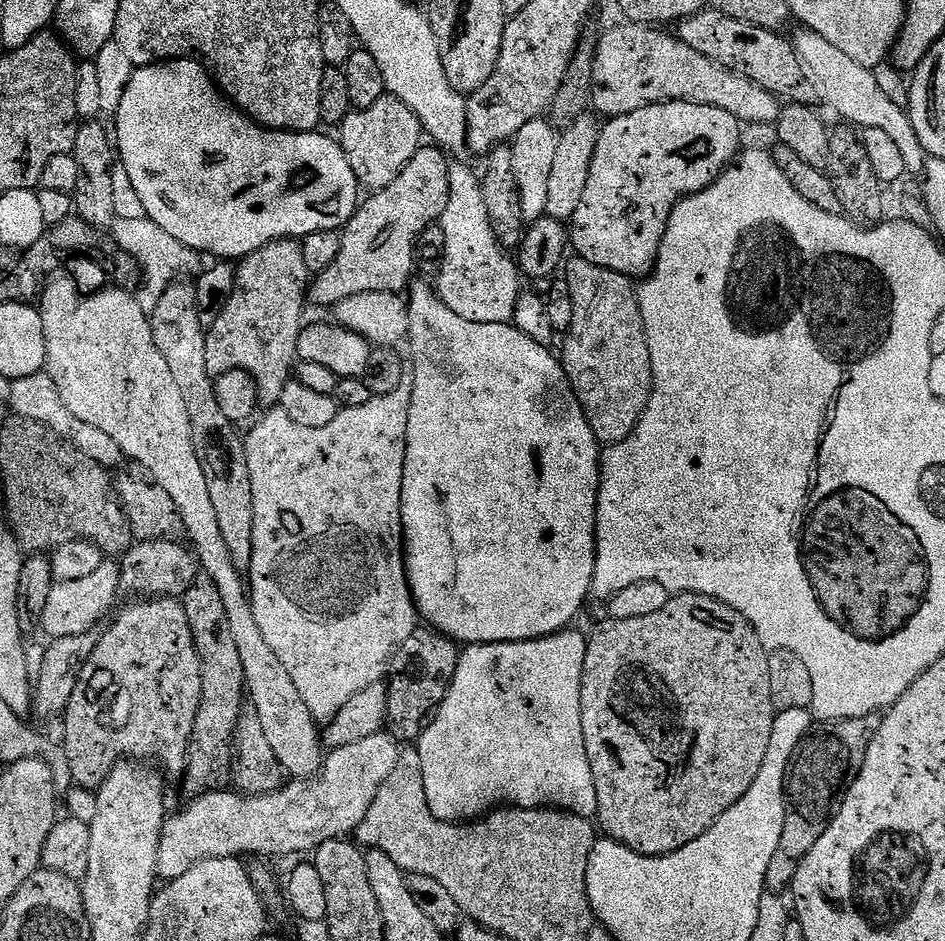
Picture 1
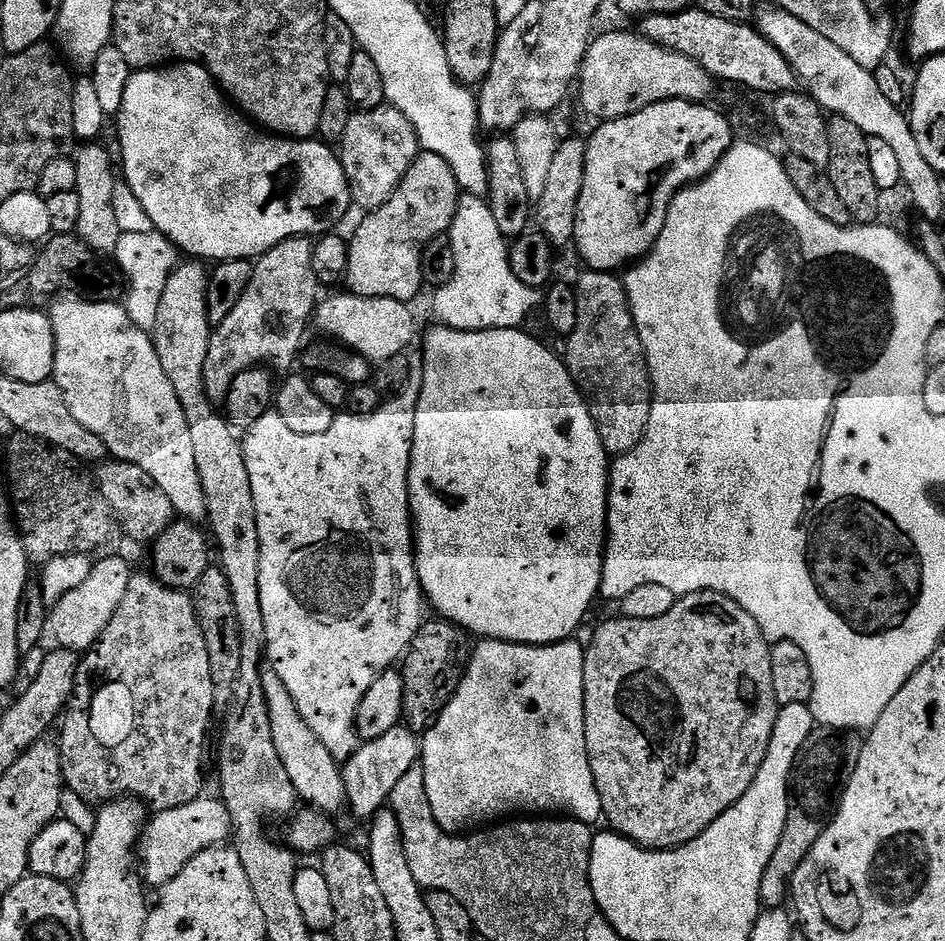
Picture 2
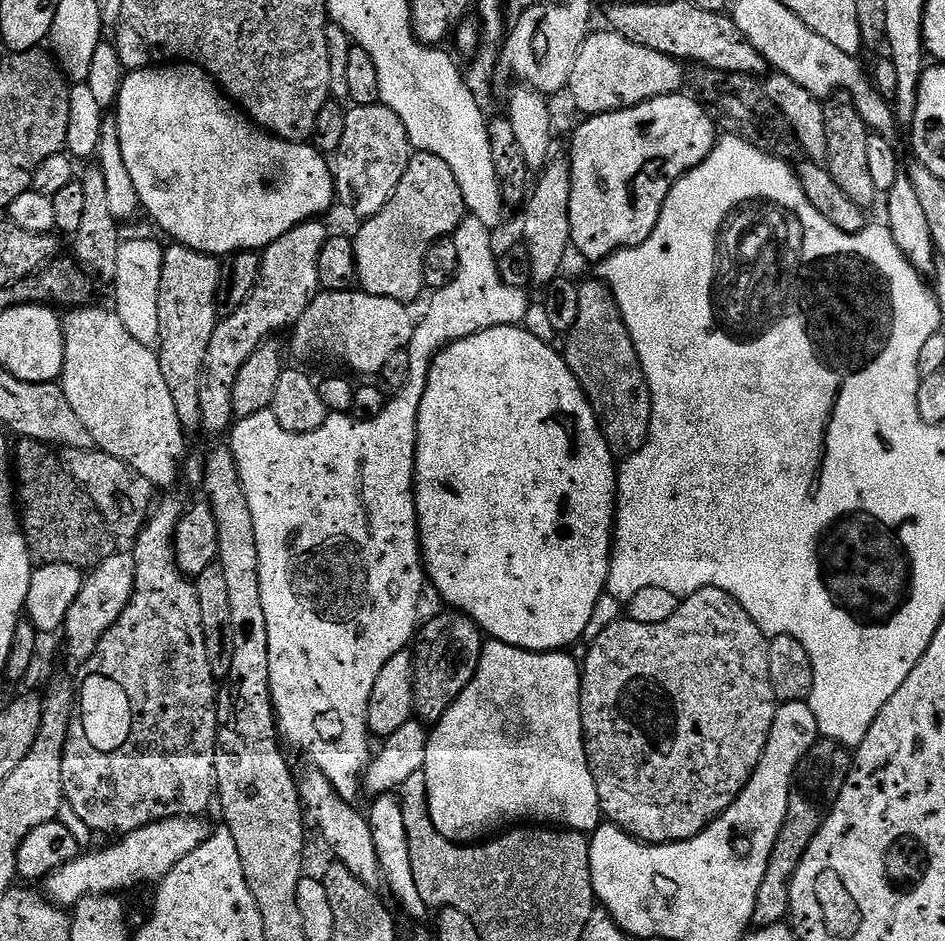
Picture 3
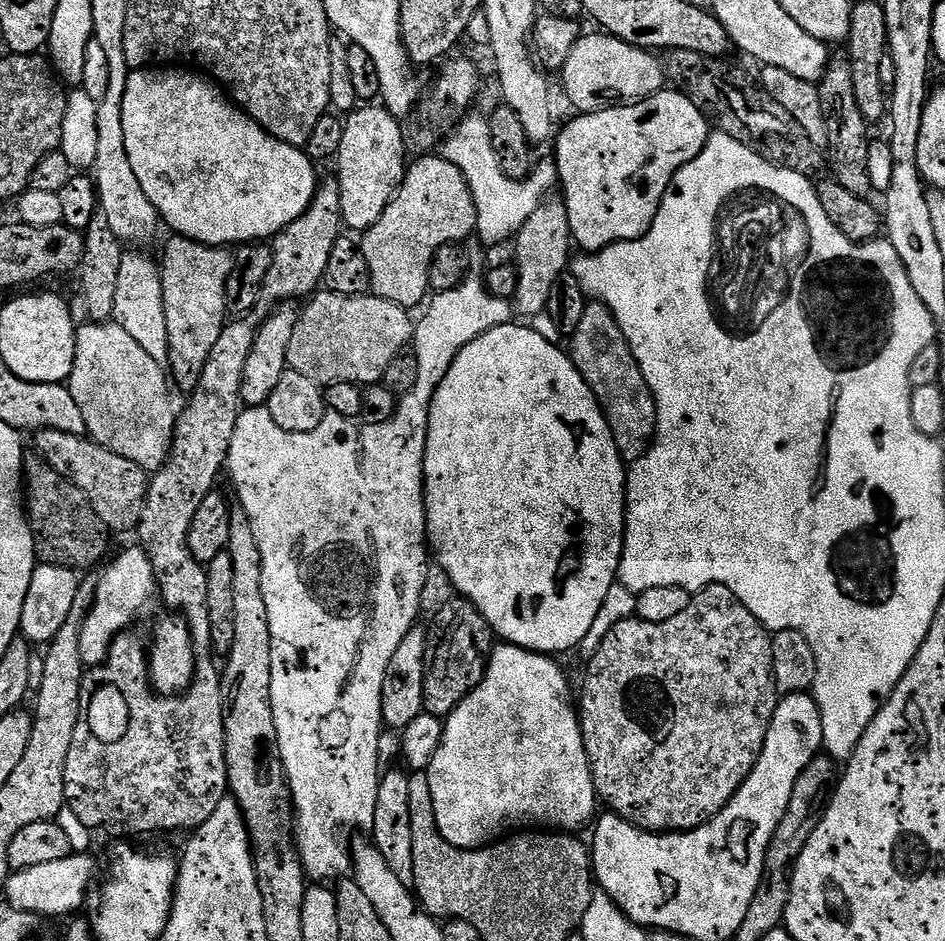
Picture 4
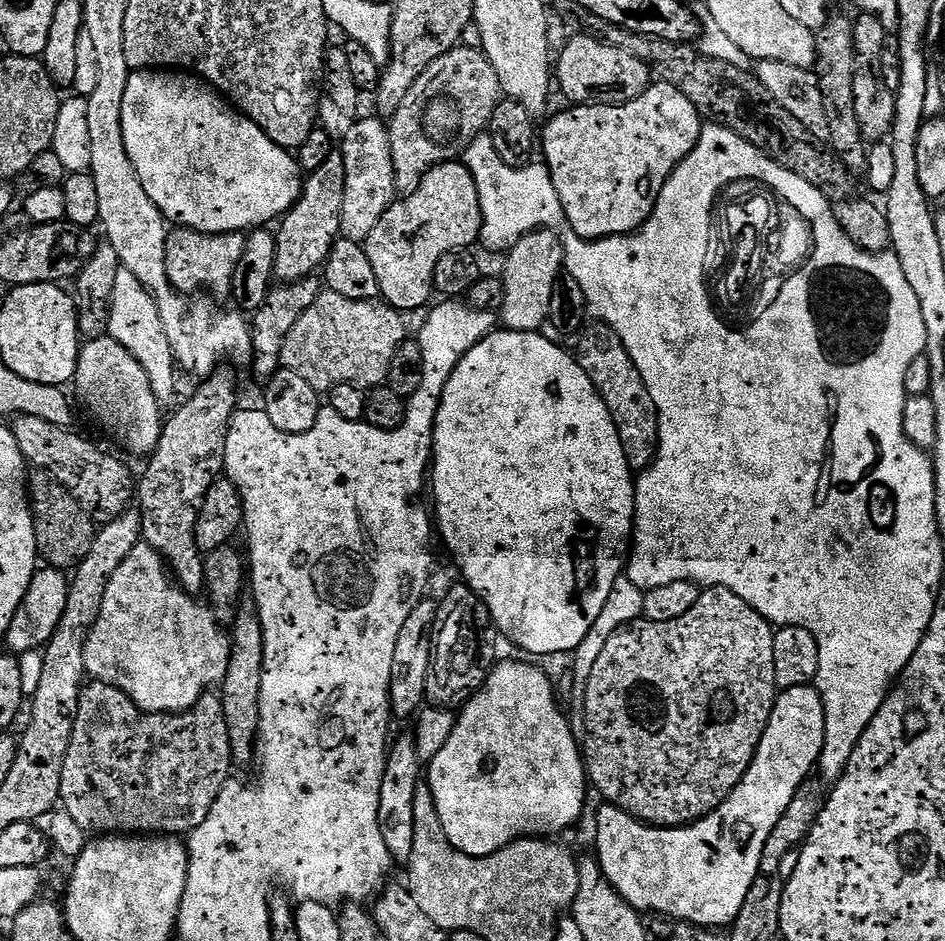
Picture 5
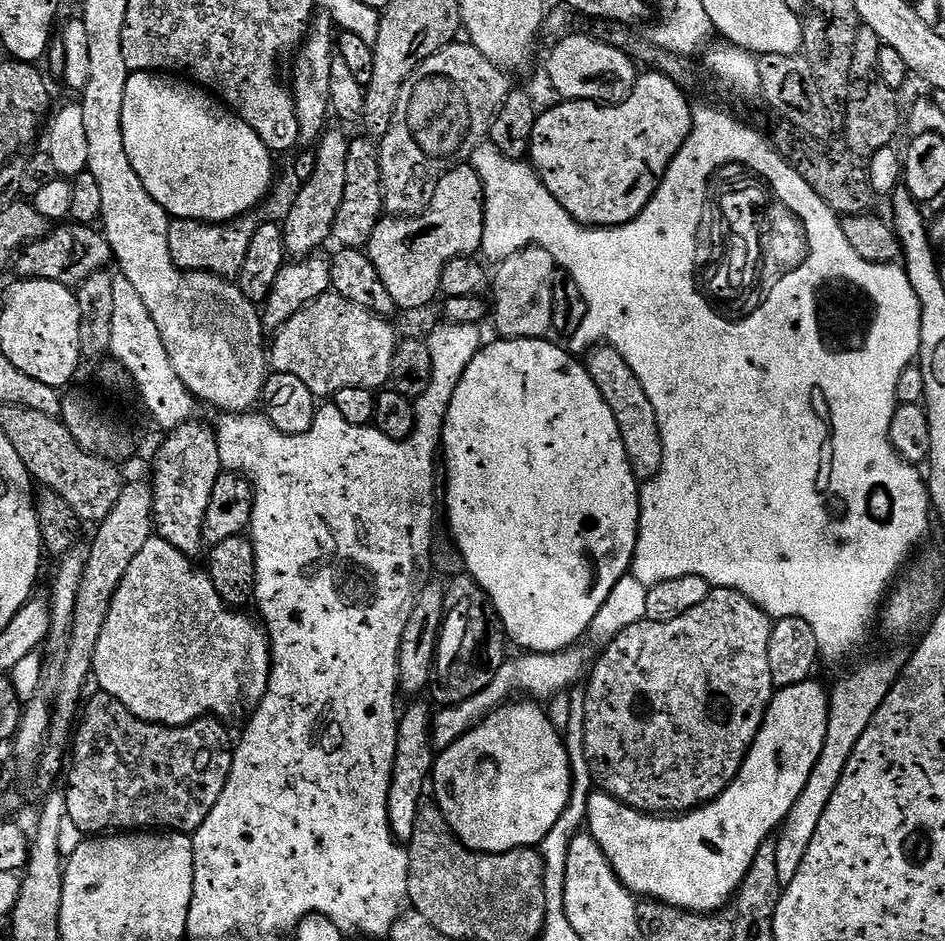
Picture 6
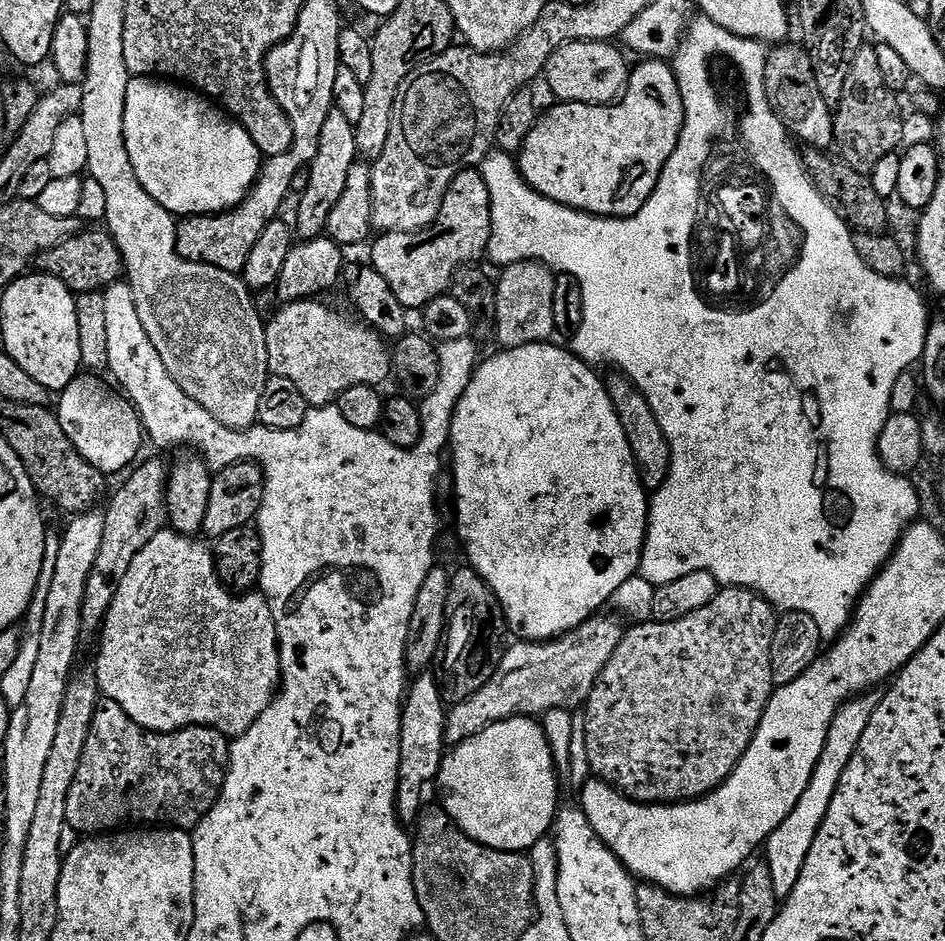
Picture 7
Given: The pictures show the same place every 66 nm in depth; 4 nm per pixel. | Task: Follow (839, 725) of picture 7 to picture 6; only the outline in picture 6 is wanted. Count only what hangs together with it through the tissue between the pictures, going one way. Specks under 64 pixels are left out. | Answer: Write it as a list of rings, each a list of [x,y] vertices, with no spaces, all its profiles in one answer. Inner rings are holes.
[[[903,655],[901,657],[892,656],[889,660],[872,660],[869,664],[854,669],[845,680],[838,681],[834,686],[831,685],[826,742],[822,746],[822,754],[810,774],[810,782],[806,782],[798,802],[794,802],[788,819],[779,829],[778,837],[780,836],[780,840],[775,841],[778,850],[778,878],[781,885],[789,884],[794,878],[794,874],[798,874],[798,866],[802,866],[802,858],[806,858],[806,850],[810,850],[810,838],[814,838],[814,830],[818,830],[818,822],[846,770],[846,762],[850,762],[850,754],[854,754],[854,746],[858,746],[858,738],[862,738],[862,734],[866,734],[866,726],[870,726],[874,714],[878,714],[878,706],[882,706],[882,702],[886,702],[886,694],[890,694],[890,690],[895,686],[896,679],[900,676],[900,669],[904,667],[905,663],[906,660]]]

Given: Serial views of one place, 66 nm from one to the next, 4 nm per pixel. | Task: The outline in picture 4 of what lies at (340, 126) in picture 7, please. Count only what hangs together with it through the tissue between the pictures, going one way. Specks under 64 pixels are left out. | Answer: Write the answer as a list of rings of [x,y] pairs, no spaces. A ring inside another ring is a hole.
[[[335,178],[321,179],[310,207],[271,241],[272,265],[266,274],[263,299],[300,302],[311,297],[321,287],[326,262],[330,262],[330,250],[334,250],[334,242],[338,242],[341,234],[340,184]]]

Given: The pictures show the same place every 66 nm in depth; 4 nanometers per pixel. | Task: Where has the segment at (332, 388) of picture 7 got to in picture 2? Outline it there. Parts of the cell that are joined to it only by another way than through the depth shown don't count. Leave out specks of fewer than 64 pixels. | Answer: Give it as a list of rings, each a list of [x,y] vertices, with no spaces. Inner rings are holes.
[[[342,292],[317,305],[314,322],[326,334],[344,342],[345,347],[364,356],[369,362],[380,363],[386,358],[403,355],[416,336],[416,320],[405,301],[385,296],[366,298]]]

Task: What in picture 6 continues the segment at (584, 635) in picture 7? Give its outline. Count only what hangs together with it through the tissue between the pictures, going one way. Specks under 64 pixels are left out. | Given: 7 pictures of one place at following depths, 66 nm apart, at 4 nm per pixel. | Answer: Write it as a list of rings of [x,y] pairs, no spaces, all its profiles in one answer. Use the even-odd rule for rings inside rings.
[[[580,646],[563,648],[561,652],[529,652],[516,654],[513,658],[505,659],[504,665],[494,674],[490,686],[474,698],[466,698],[461,704],[445,704],[432,717],[432,746],[437,753],[442,753],[458,738],[462,738],[469,730],[480,723],[485,716],[501,704],[511,701],[517,694],[527,694],[540,702],[547,702],[560,692],[568,692],[573,685],[579,685],[585,679],[590,668],[590,656],[580,649]],[[516,692],[516,693],[515,693]],[[529,692],[529,693],[528,693]],[[537,696],[537,697],[536,697]]]

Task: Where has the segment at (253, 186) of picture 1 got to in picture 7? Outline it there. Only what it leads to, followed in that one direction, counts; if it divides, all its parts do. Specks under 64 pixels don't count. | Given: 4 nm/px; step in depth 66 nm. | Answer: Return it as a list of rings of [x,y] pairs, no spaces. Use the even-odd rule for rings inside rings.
[[[147,76],[132,78],[129,82],[129,90],[126,92],[124,132],[125,148],[129,151],[130,163],[134,166],[134,173],[137,174],[138,181],[142,182],[146,194],[150,194],[150,198],[154,198],[154,202],[161,204],[167,212],[172,213],[173,217],[212,216],[215,212],[229,212],[232,208],[237,208],[247,198],[249,192],[252,191],[252,187],[256,185],[262,157],[258,146],[254,146],[254,138],[250,138],[250,134],[246,134],[246,130],[242,125],[237,124],[227,112],[217,107],[207,96],[187,86],[169,82],[164,78],[149,78]]]

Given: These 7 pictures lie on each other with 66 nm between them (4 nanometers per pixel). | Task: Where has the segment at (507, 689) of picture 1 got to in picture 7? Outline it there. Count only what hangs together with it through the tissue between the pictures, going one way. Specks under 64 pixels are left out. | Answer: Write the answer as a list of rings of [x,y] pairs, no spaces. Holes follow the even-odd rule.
[[[515,716],[514,718],[506,718],[494,722],[490,726],[486,726],[486,730],[482,730],[478,734],[474,734],[470,738],[466,738],[466,742],[455,745],[445,755],[440,773],[436,775],[436,784],[440,788],[440,800],[438,800],[439,807],[446,810],[448,817],[460,827],[466,835],[474,842],[478,842],[487,848],[493,848],[499,852],[522,852],[527,853],[534,846],[534,842],[545,839],[553,831],[558,809],[561,807],[560,801],[560,780],[558,777],[558,769],[556,766],[556,759],[550,750],[550,742],[544,733],[544,725],[539,719],[531,716]]]

